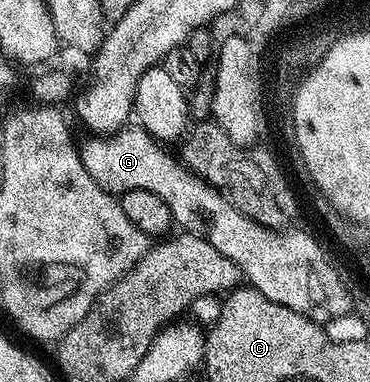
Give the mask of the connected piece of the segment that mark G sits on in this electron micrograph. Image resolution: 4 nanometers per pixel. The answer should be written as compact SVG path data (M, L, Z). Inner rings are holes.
M125 126L116 134L108 138L93 138L89 144L89 149L81 152L81 161L85 164L85 169L95 178L95 182L110 194L120 194L131 190L151 190L155 191L153 178L155 166L167 166L169 159L174 153L168 147L162 146L154 140L144 128L140 126Z

